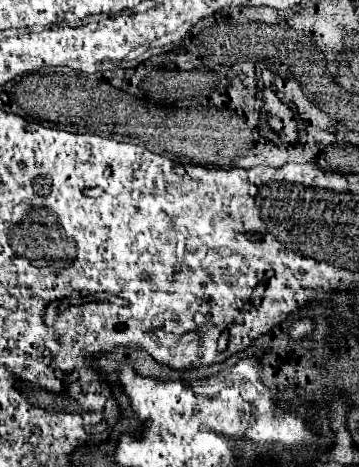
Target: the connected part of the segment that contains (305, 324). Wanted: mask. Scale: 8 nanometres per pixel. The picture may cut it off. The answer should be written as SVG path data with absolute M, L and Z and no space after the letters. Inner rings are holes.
M310 319L296 321L294 327L292 327L292 331L290 331L290 337L294 337L294 339L304 339L308 333L312 333L312 327L314 327L314 323L312 323Z

